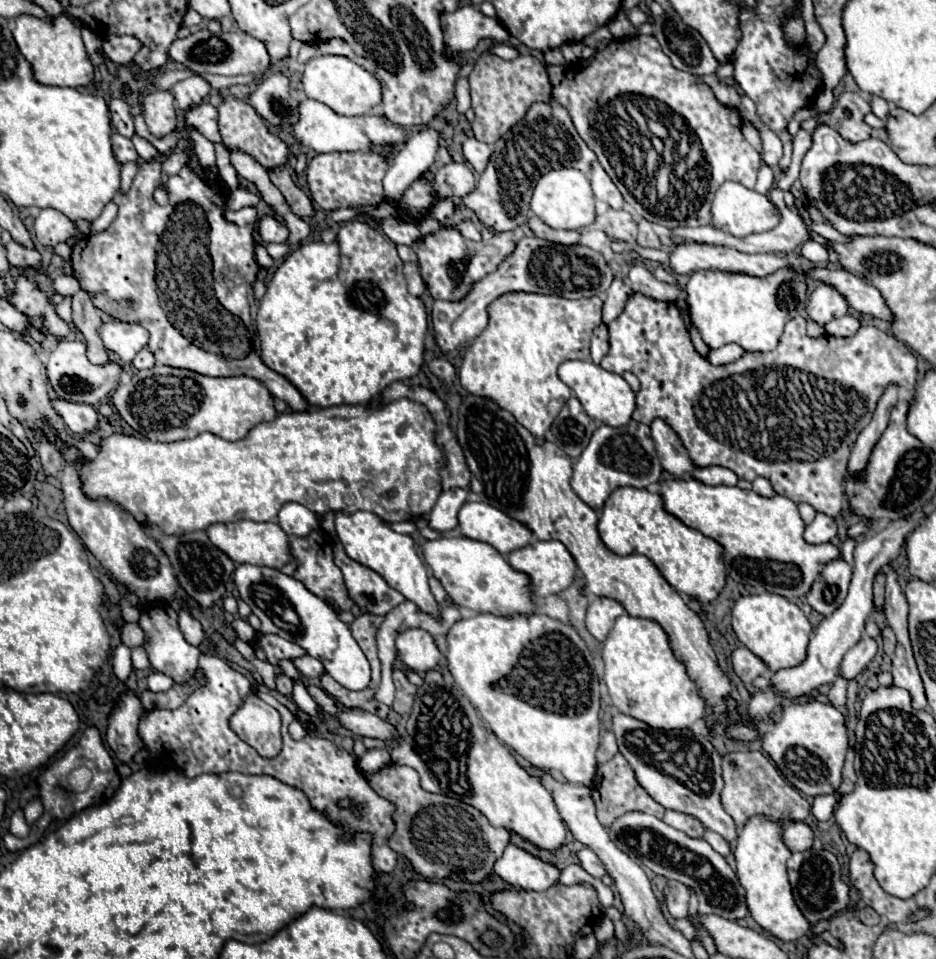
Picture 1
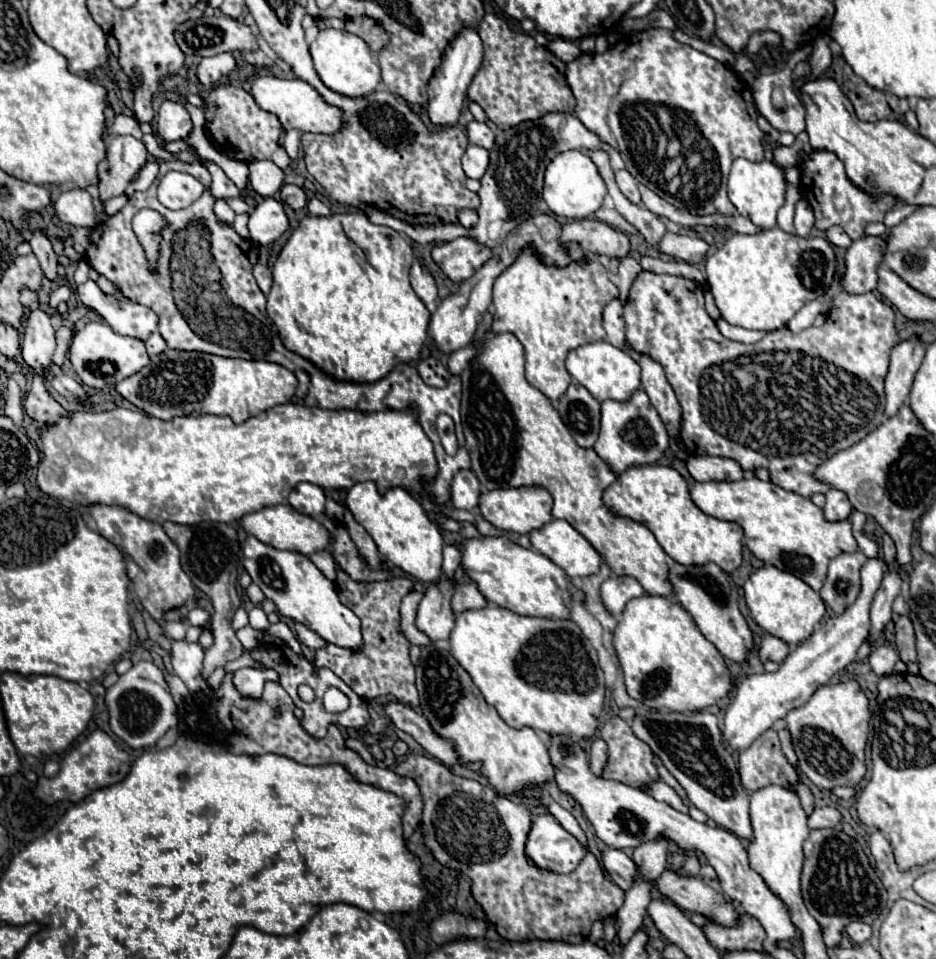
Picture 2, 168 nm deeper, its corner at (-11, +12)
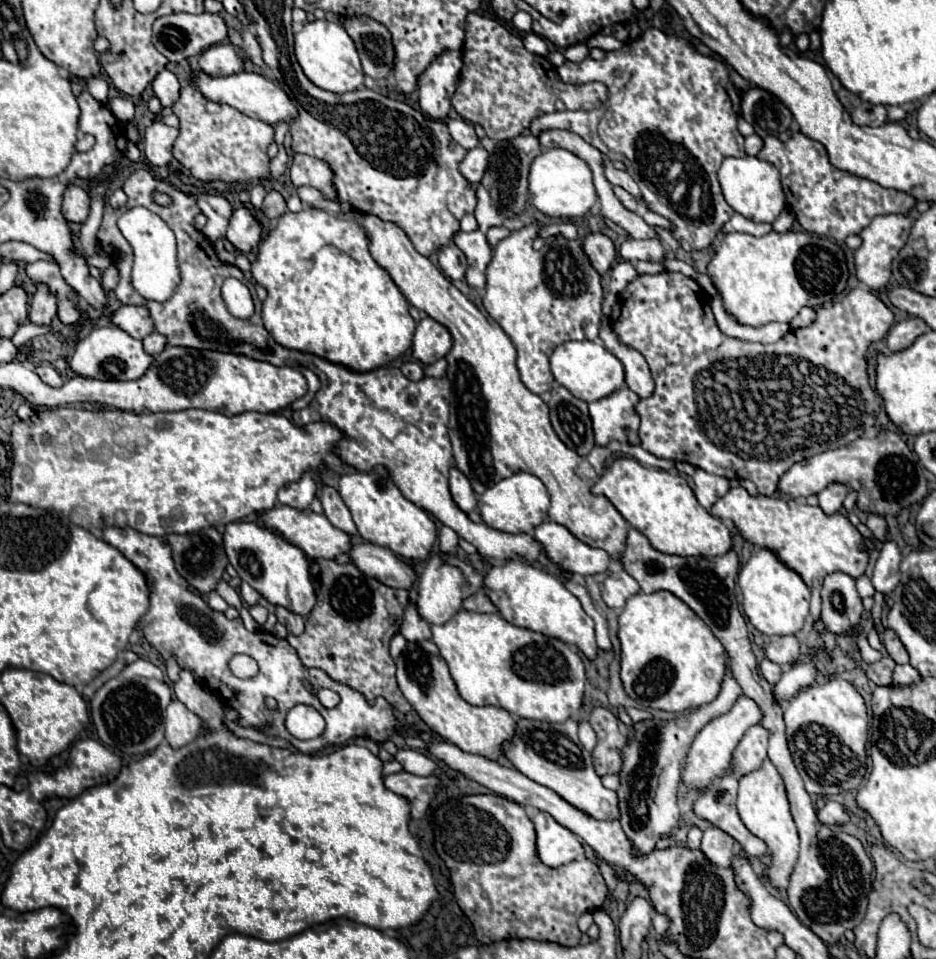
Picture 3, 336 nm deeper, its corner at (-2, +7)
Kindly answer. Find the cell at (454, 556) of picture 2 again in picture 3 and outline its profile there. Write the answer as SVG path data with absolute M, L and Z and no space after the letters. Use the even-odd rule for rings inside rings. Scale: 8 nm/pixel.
M442 527L440 535L438 535L438 549L442 553L454 553L458 549L458 533L450 527Z

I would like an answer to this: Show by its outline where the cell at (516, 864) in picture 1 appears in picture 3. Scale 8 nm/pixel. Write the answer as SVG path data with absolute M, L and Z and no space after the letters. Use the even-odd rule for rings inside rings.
M540 811L532 821L538 835L538 855L542 863L548 867L558 867L584 857L584 845L580 837L568 827L560 825L550 813Z

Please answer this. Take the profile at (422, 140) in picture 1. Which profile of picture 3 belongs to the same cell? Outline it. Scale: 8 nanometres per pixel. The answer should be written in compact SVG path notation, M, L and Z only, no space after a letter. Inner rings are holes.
M444 51L418 77L420 107L432 119L446 119L450 111L450 97L456 89L456 79L462 69L460 51Z

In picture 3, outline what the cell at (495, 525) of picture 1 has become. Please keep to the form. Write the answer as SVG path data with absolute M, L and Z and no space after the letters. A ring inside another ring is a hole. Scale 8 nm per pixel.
M518 471L502 481L498 481L494 487L486 489L478 497L478 511L486 525L506 531L506 533L532 533L548 515L550 497L544 483L526 471Z

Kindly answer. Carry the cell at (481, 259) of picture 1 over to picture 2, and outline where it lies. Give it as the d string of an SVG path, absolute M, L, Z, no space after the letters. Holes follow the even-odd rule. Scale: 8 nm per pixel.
M461 236L445 244L435 244L431 250L433 262L451 282L463 282L471 278L473 270L479 270L491 256L493 250L479 244L471 236Z

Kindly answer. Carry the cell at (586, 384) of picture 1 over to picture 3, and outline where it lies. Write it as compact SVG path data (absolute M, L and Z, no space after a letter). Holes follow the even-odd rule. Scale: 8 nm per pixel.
M568 341L558 345L550 357L550 369L560 385L564 385L574 397L586 403L602 399L614 389L624 387L622 363L608 349L594 341Z

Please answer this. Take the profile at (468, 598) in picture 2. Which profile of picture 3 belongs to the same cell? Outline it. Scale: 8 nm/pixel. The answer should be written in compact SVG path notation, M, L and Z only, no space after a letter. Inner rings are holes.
M484 591L468 597L468 599L464 601L464 609L468 609L468 611L478 611L478 613L498 613L496 605L490 601L490 597L488 597Z

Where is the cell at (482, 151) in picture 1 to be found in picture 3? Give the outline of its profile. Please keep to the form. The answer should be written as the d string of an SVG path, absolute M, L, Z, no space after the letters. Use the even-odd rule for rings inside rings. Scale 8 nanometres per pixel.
M450 119L448 121L448 129L450 129L450 135L456 143L460 143L464 149L474 149L478 147L478 137L474 133L474 125L472 123L466 123L462 119Z

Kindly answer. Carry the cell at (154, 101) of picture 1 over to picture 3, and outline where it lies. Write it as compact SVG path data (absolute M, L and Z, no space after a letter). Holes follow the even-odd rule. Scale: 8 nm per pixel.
M154 121L144 133L144 155L156 167L166 167L172 163L172 147L178 137L178 129Z

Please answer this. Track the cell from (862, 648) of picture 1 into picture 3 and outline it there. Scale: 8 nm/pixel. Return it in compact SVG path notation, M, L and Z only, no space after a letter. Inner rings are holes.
M884 541L872 575L872 583L876 591L882 591L882 593L894 591L894 587L900 581L900 561L902 561L902 555L900 555L898 543Z

